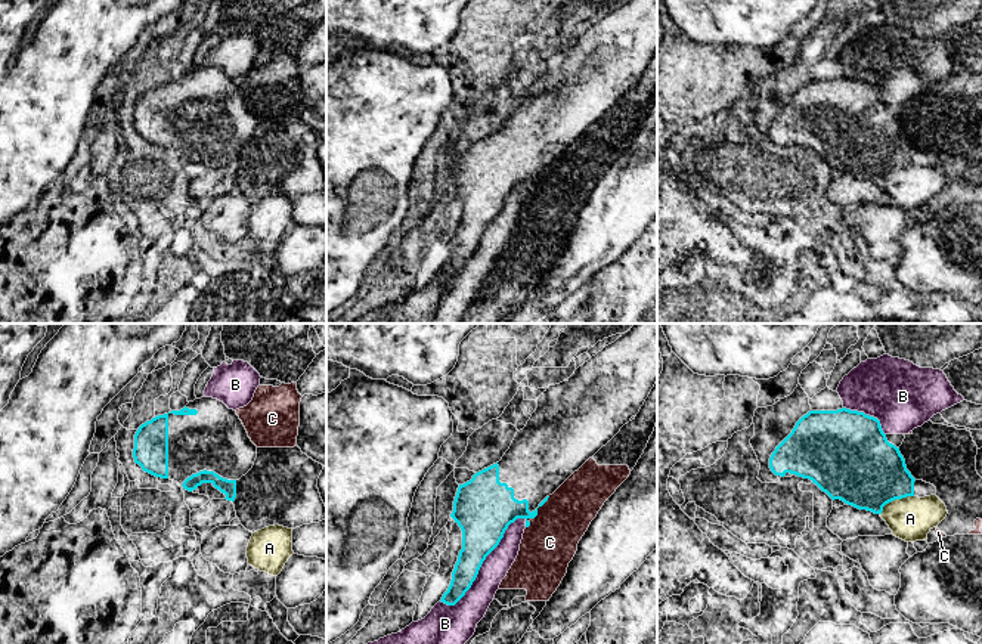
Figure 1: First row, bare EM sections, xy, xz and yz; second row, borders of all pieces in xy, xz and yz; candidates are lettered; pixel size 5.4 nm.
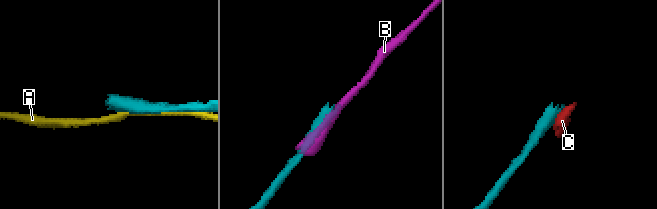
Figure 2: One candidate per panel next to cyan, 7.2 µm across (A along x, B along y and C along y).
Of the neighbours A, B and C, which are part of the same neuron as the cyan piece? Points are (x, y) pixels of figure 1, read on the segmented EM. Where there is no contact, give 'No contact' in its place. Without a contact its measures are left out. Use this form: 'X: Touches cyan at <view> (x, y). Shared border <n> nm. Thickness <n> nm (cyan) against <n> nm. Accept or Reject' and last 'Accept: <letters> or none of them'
A: Touches cyan at yz (894, 499). Shared border 220 nm. Thickness 400 nm (cyan) against 240 nm. Reject
B: Touches cyan at xz (482, 563). Shared border 650 nm. Thickness 280 nm (cyan) against 160 nm. Reject
C: Touches cyan at xz (536, 513). Shared border 220 nm. Thickness 280 nm (cyan) against 300 nm. Reject
Accept: none of them

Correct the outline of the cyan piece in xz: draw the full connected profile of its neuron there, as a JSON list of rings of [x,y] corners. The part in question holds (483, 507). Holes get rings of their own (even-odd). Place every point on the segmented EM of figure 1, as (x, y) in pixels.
[[[634,323],[628,332],[579,366],[567,381],[549,386],[538,397],[536,411],[526,427],[517,431],[502,459],[475,473],[470,482],[458,487],[450,517],[462,530],[462,549],[452,572],[450,585],[440,600],[442,603],[455,606],[465,595],[483,561],[499,545],[508,526],[517,518],[524,518],[526,527],[529,527],[529,520],[538,515],[538,508],[639,412],[656,383],[657,323]]]

